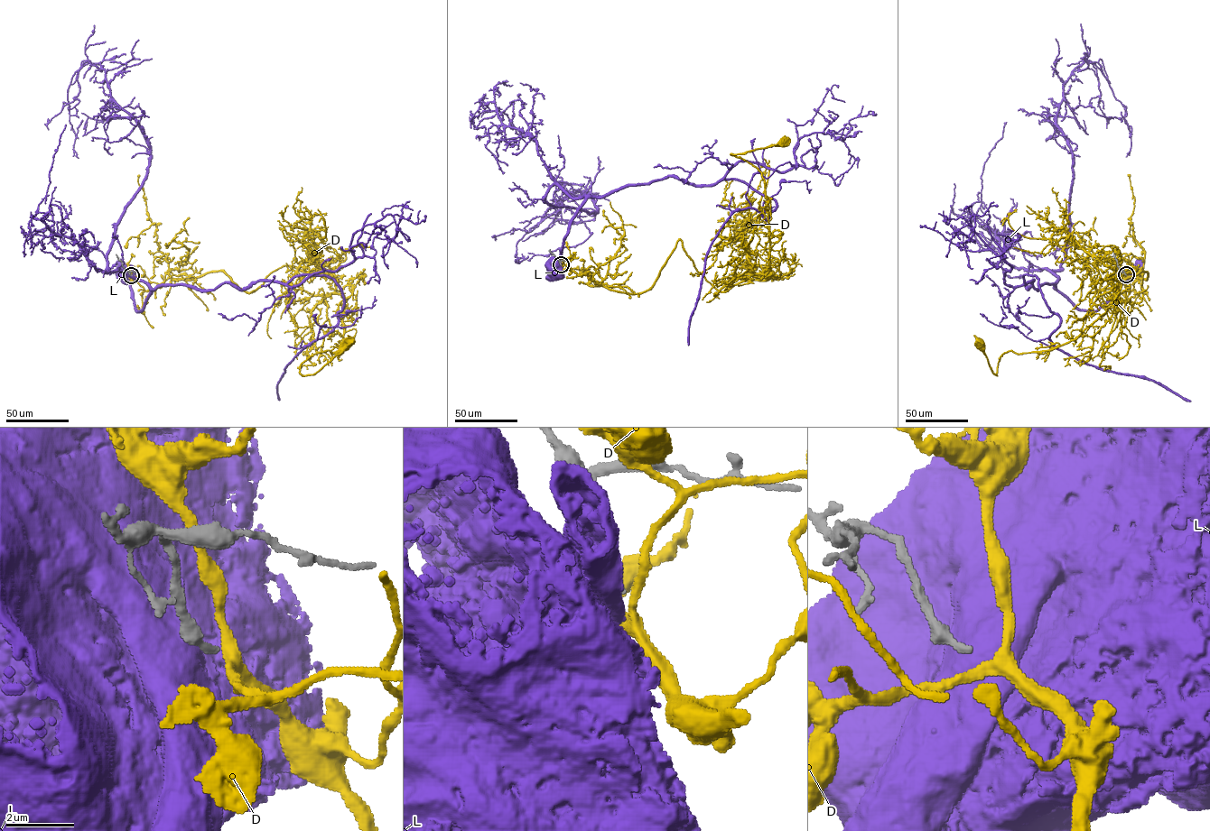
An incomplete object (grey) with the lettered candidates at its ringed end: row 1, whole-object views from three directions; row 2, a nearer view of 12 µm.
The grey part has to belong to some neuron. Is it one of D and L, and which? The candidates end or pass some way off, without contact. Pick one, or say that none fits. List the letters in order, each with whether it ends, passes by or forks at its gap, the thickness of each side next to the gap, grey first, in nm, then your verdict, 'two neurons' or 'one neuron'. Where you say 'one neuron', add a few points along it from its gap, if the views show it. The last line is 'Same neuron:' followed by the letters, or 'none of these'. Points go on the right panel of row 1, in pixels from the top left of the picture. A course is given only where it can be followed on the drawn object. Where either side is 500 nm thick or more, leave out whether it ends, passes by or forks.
D: it forks; calibres 190 and 300 nm; two neurons
L: calibres 190 and 800 nm; two neurons
Same neuron: none of these

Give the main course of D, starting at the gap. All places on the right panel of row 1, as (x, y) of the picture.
D: (1126, 275), (1133, 290), (1148, 274), (1089, 292), (1137, 268), (1076, 338), (1003, 353), (997, 375), (981, 342)

